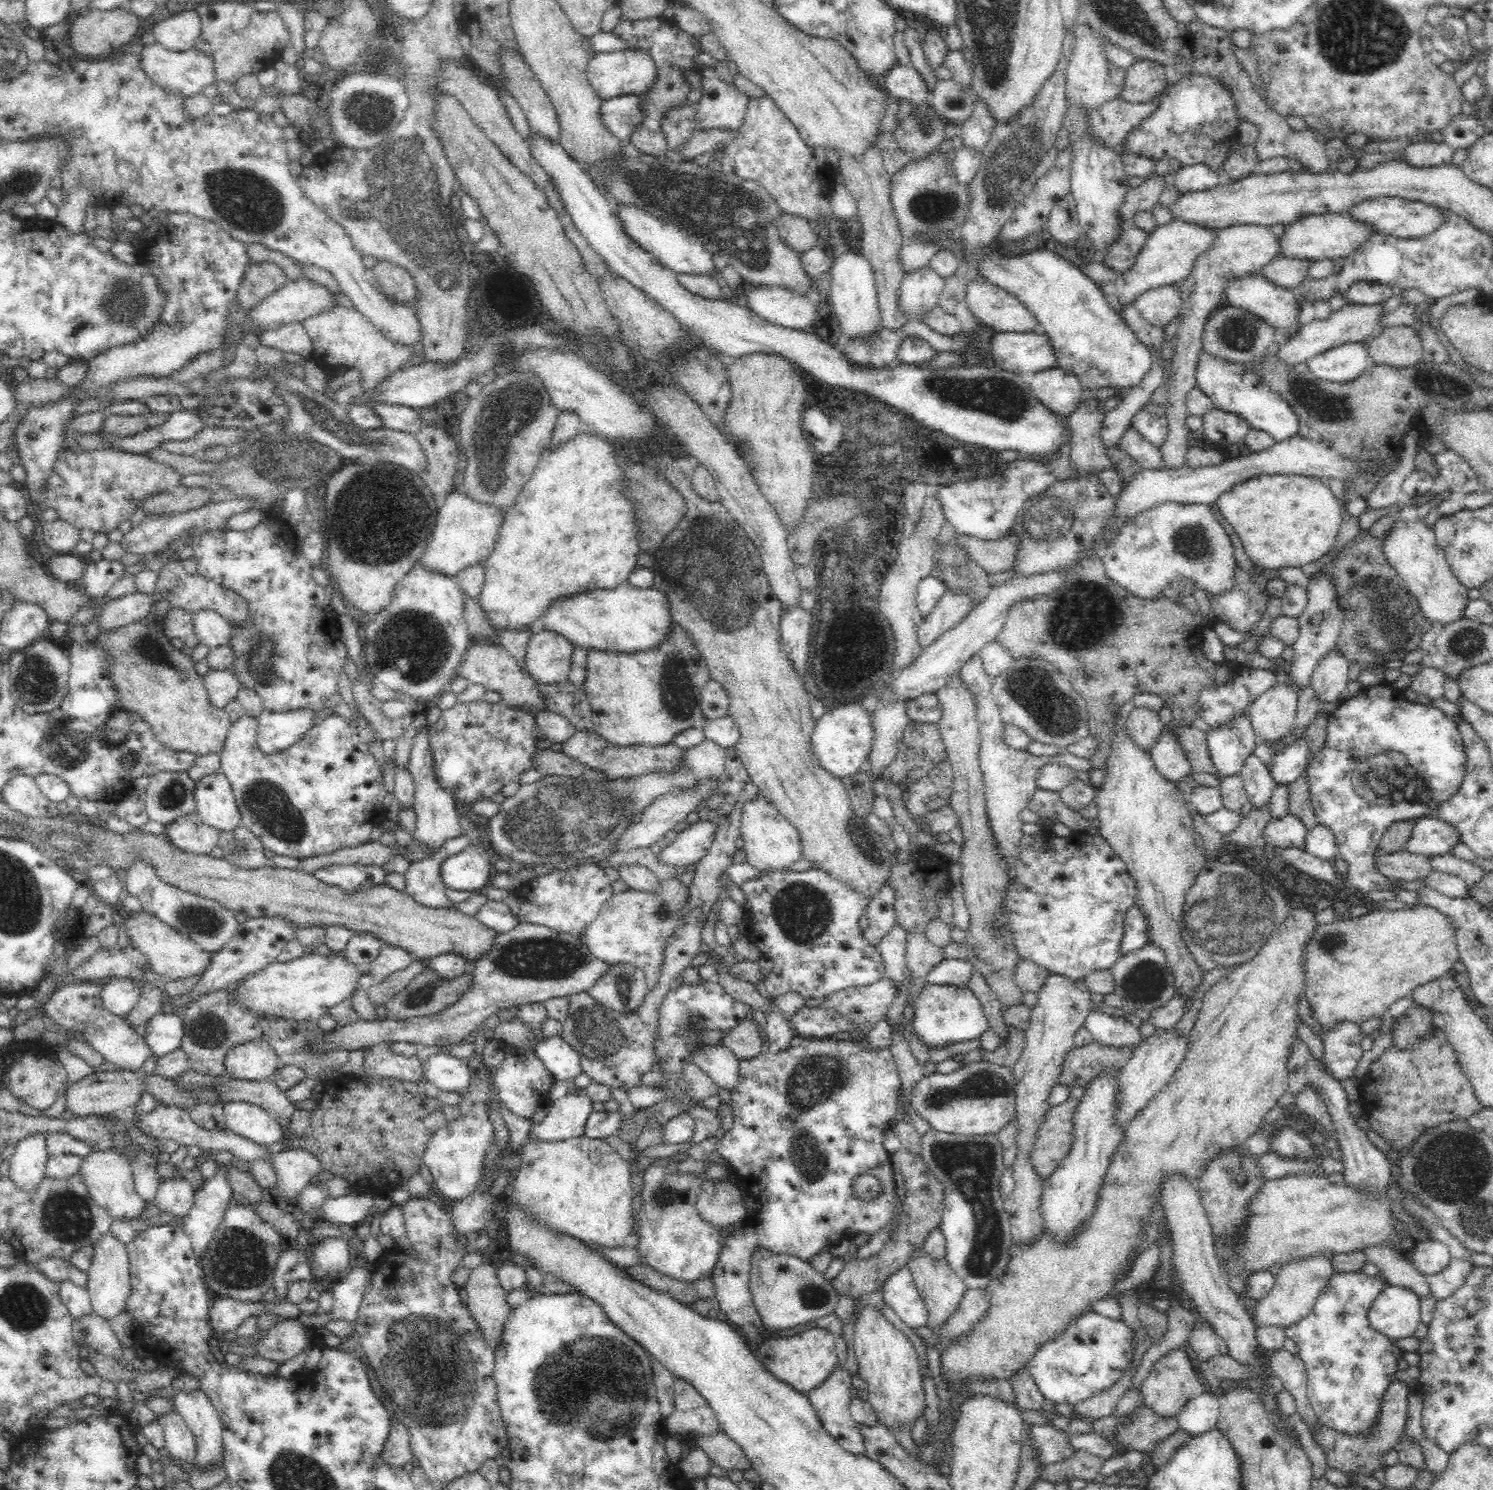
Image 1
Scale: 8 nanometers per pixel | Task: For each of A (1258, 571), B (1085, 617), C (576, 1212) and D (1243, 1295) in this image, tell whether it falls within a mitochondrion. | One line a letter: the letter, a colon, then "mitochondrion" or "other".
A: other
B: mitochondrion
C: other
D: other

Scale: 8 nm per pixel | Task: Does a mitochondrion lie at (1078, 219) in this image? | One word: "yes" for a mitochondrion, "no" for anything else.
no

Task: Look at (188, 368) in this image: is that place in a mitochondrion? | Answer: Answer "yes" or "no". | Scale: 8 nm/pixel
no

